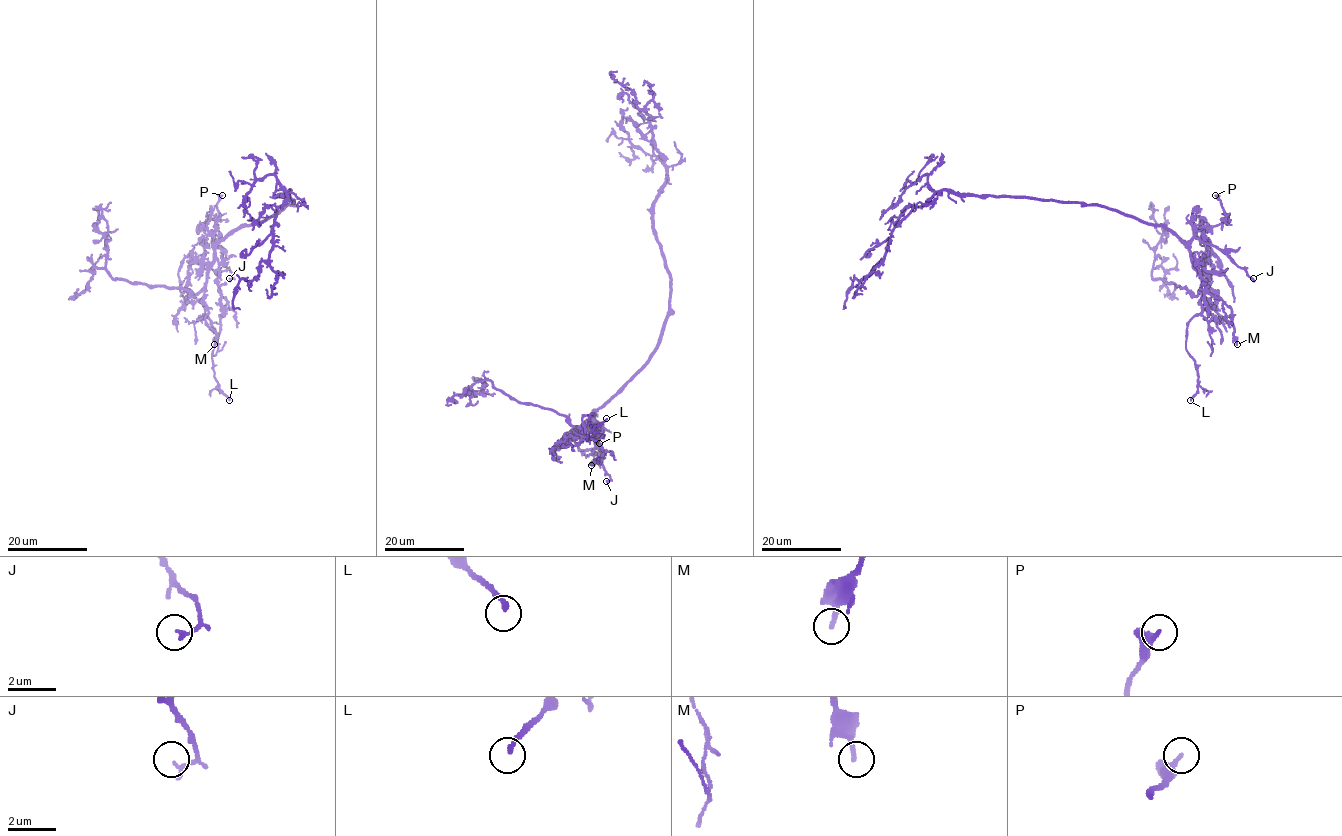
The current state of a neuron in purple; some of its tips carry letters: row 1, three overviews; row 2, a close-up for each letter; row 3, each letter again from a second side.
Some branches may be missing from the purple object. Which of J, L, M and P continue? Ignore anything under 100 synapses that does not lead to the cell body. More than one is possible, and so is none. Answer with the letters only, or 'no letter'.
L

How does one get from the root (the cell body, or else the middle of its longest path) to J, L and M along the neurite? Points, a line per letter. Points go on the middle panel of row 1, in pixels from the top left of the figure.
J: (660, 335), (651, 358), (592, 414), (591, 427), (599, 458), (610, 477), (606, 481)
L: (660, 335), (651, 358), (581, 429), (586, 415), (593, 414), (591, 426), (606, 418)
M: (660, 335), (651, 358), (592, 414), (594, 432), (604, 453), (602, 459), (591, 465)

